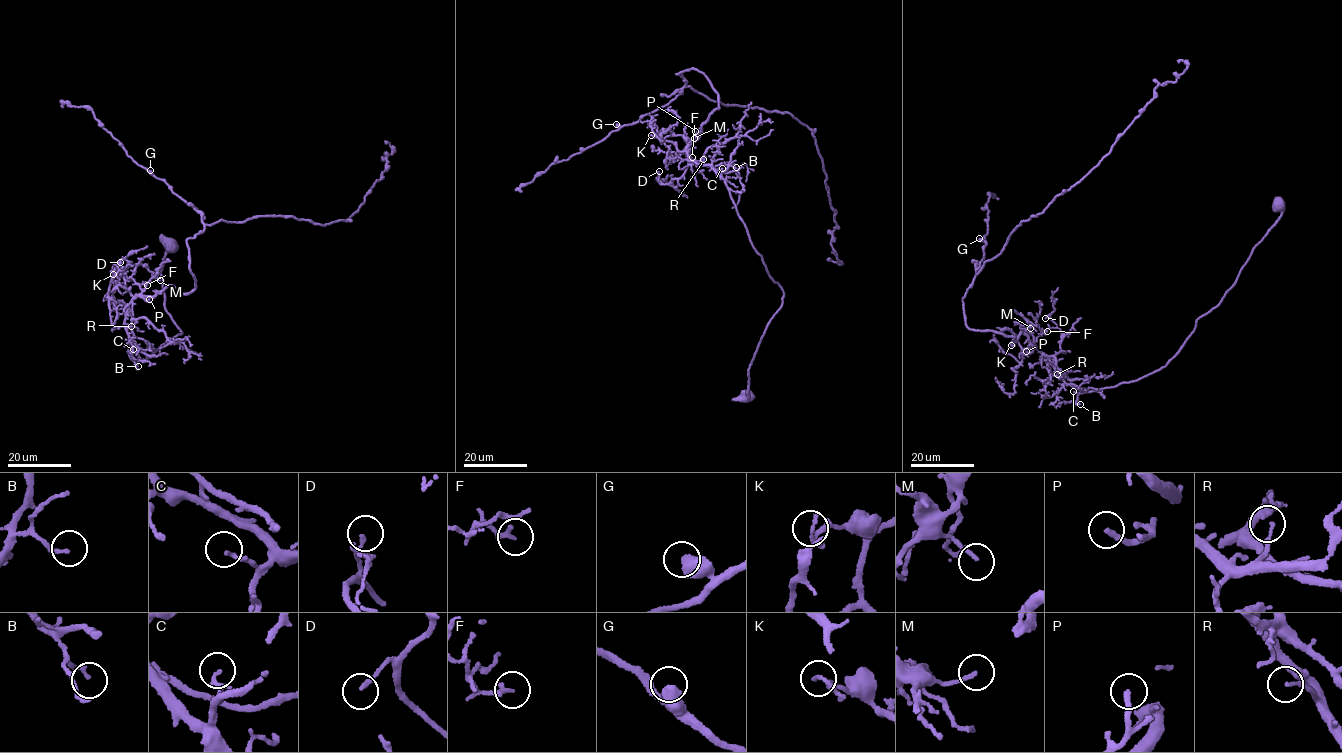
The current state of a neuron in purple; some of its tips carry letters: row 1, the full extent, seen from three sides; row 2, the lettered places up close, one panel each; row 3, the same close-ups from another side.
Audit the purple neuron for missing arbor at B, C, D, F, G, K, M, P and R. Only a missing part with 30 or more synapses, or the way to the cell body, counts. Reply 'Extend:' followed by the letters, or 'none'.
Extend: M, P

